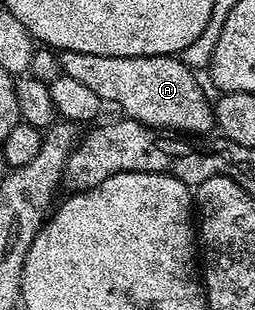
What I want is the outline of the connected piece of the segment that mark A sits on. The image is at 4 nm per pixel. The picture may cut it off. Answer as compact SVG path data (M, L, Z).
M82 50L60 52L60 70L63 75L83 82L89 90L98 94L101 102L113 100L120 104L125 117L151 128L159 128L177 134L208 134L213 131L216 113L213 101L208 101L202 85L196 81L197 73L185 66L179 55L174 56L107 56L106 54L82 54Z

